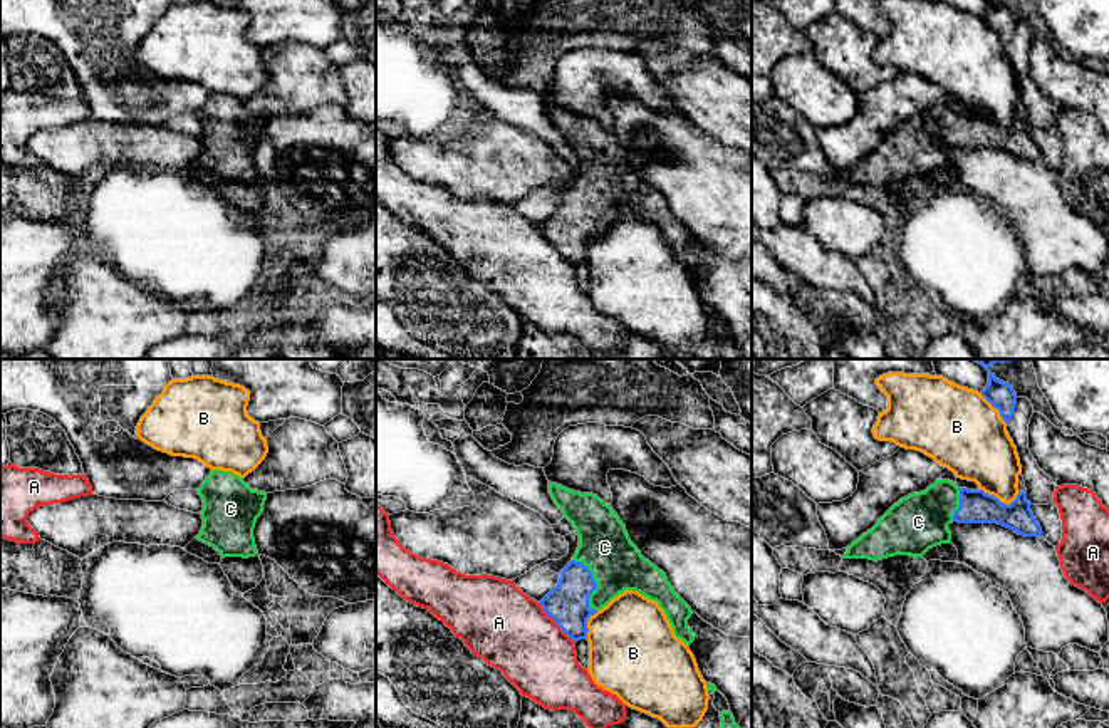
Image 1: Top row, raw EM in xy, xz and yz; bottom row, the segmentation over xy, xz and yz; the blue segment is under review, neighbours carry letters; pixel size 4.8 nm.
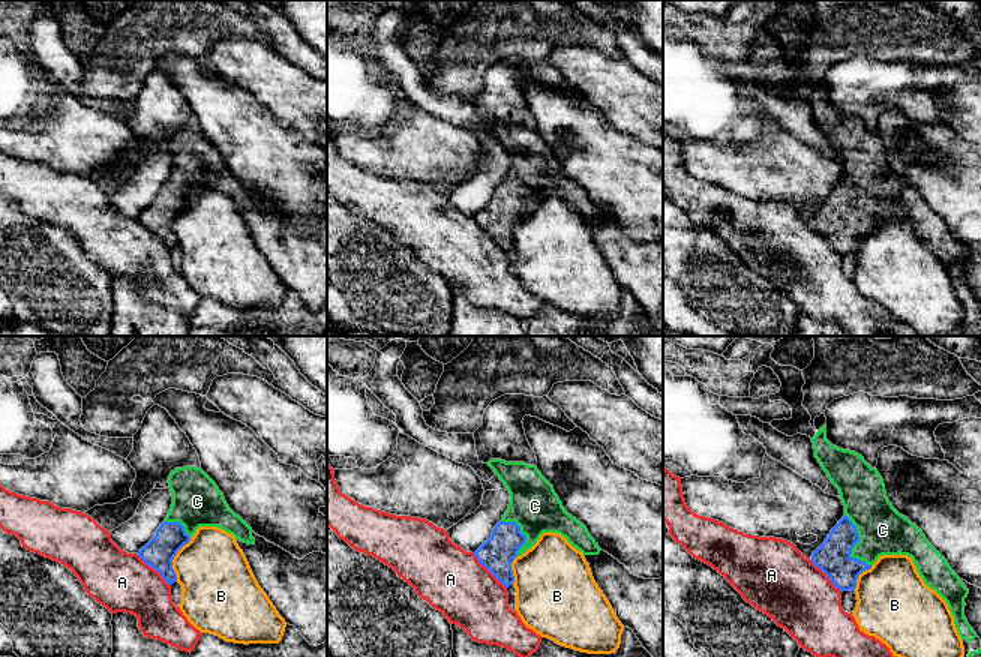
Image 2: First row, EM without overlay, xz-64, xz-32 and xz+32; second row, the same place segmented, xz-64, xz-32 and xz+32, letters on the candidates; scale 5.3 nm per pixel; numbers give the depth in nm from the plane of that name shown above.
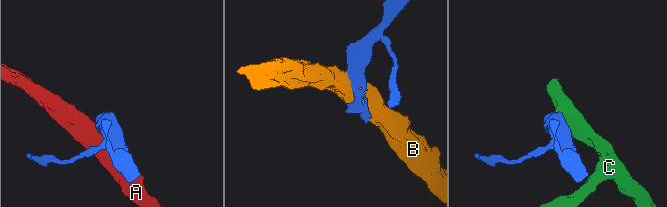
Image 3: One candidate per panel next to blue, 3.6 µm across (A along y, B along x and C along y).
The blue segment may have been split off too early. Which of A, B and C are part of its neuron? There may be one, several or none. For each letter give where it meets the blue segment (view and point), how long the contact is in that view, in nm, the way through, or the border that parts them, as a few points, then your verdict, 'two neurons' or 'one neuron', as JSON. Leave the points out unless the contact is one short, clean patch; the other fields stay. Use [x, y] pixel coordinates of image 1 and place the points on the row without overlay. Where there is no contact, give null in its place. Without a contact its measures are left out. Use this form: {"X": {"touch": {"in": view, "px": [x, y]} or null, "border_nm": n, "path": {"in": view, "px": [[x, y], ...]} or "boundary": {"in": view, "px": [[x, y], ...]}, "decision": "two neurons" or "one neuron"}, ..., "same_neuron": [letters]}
{"A": {"touch": {"in": "xz", "px": [556, 245]}, "border_nm": 260, "decision": "two neurons"}, "B": {"touch": {"in": "yz", "px": [997, 123]}, "border_nm": 200, "decision": "two neurons"}, "C": {"touch": {"in": "xz", "px": [596, 208]}, "border_nm": 280, "decision": "one neuron"}, "same_neuron": ["C"]}

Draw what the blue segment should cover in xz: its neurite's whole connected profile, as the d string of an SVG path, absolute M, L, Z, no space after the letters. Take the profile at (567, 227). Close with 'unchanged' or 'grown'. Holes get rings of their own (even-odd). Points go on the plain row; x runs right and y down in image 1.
M550 106L549 117L575 153L579 171L572 185L562 193L557 210L540 225L544 237L577 267L587 263L587 245L591 240L606 231L624 215L636 215L659 228L674 260L690 270L696 262L688 252L688 243L693 238L691 231L674 216L666 198L641 179L638 171L631 166L626 149L619 144L611 129L604 127L594 117L574 116Z; grown

